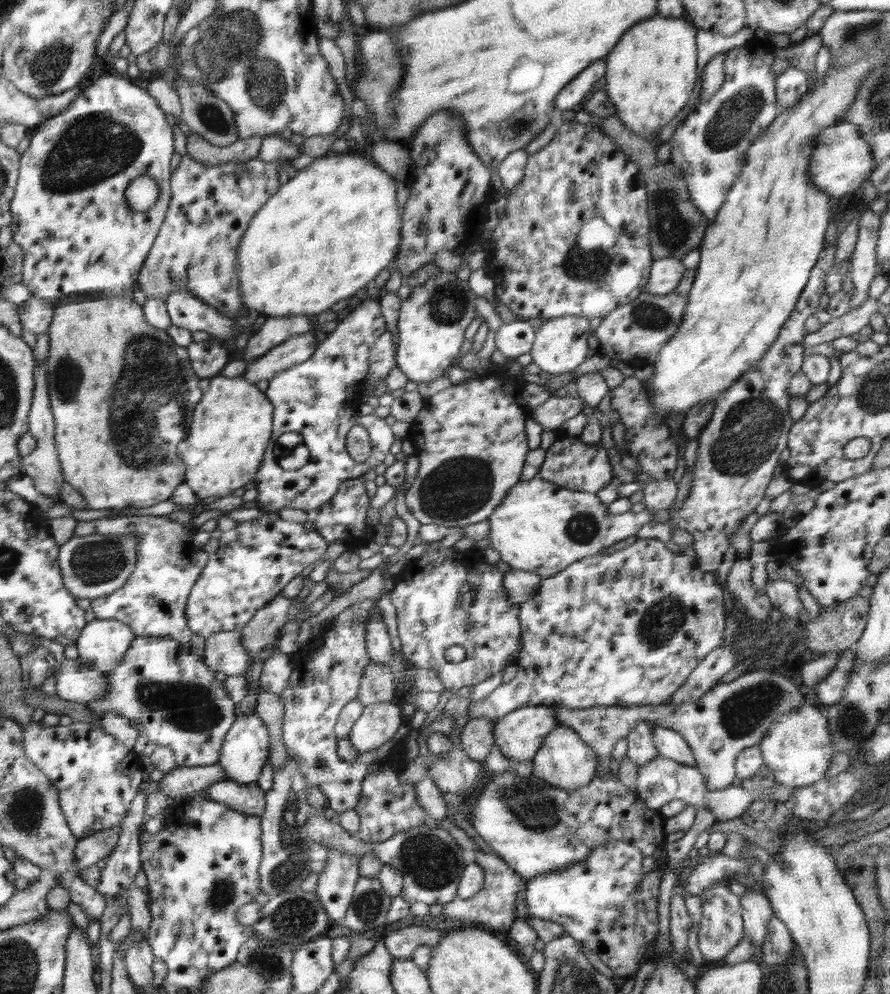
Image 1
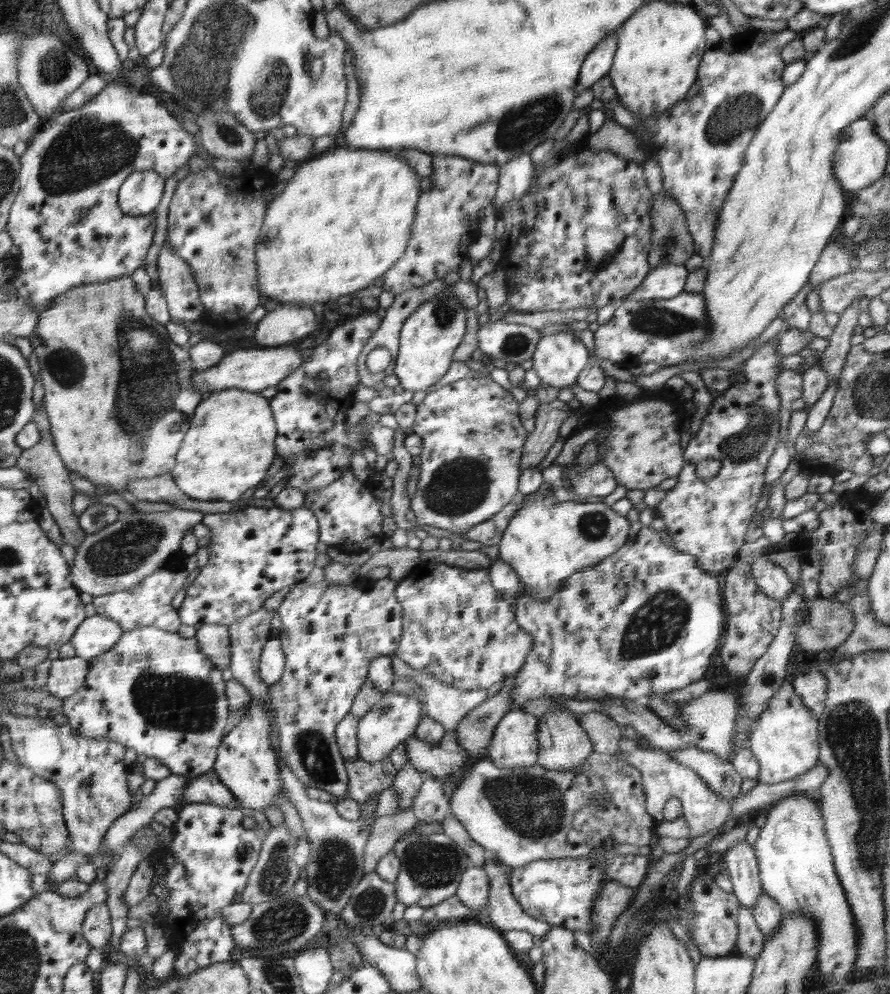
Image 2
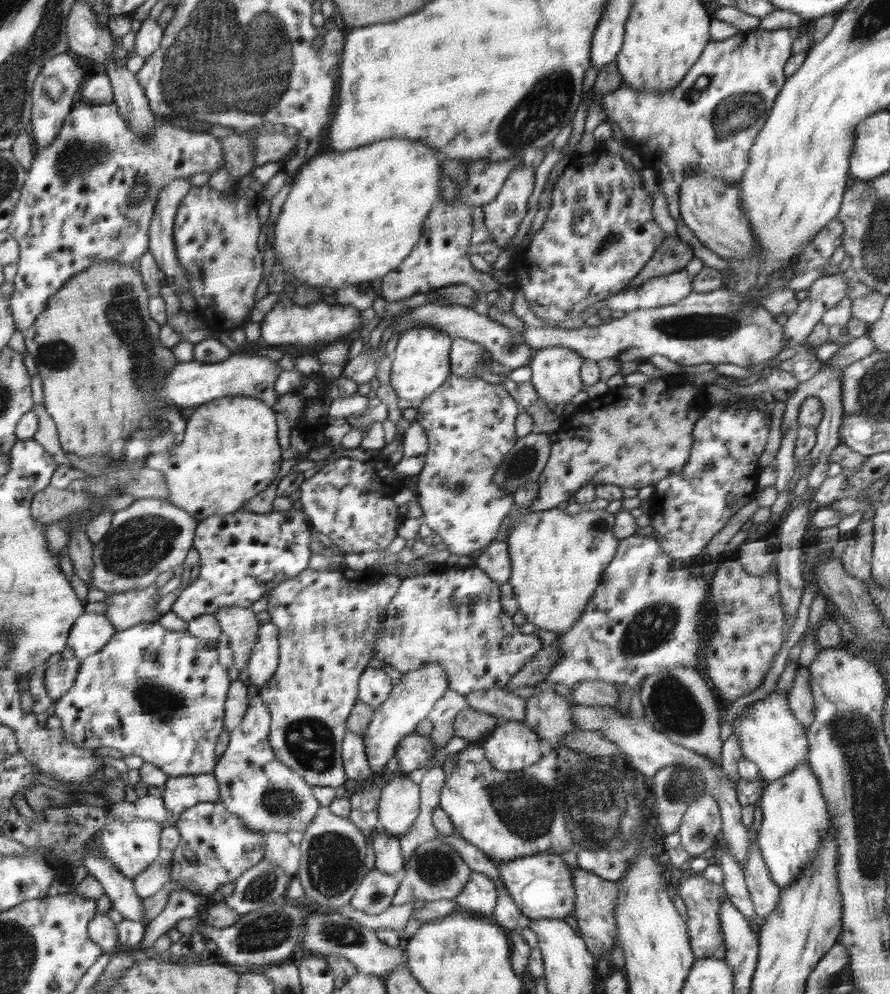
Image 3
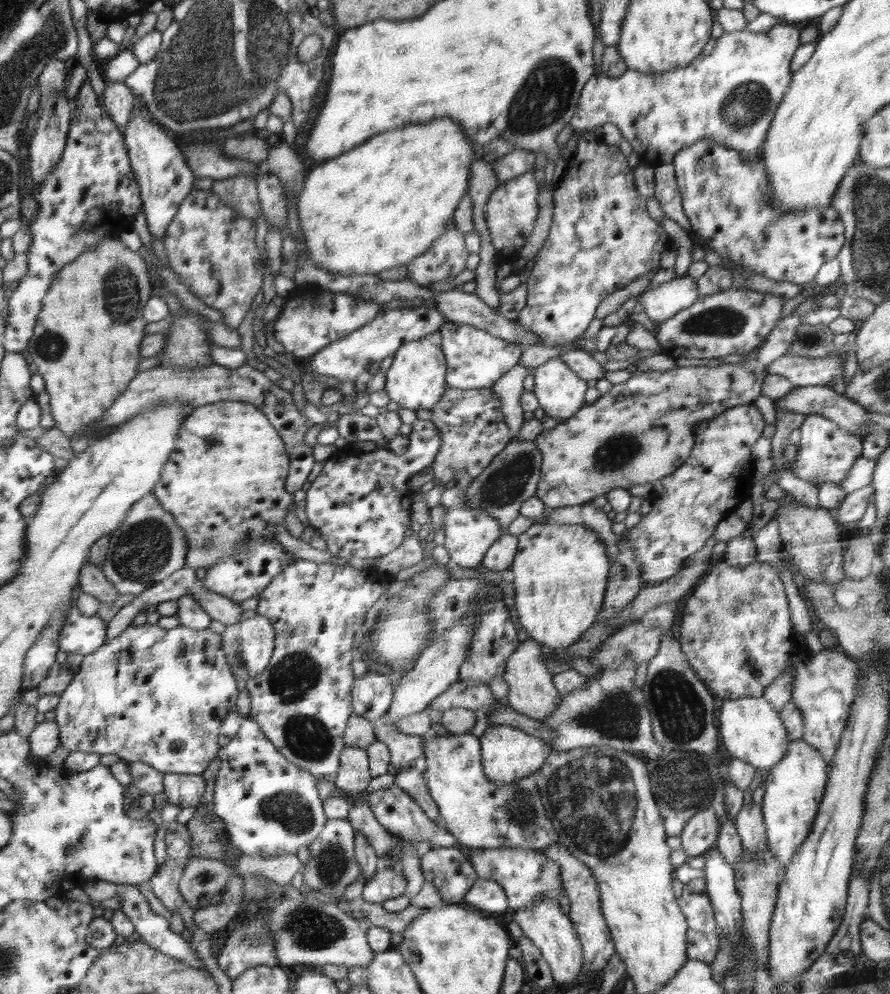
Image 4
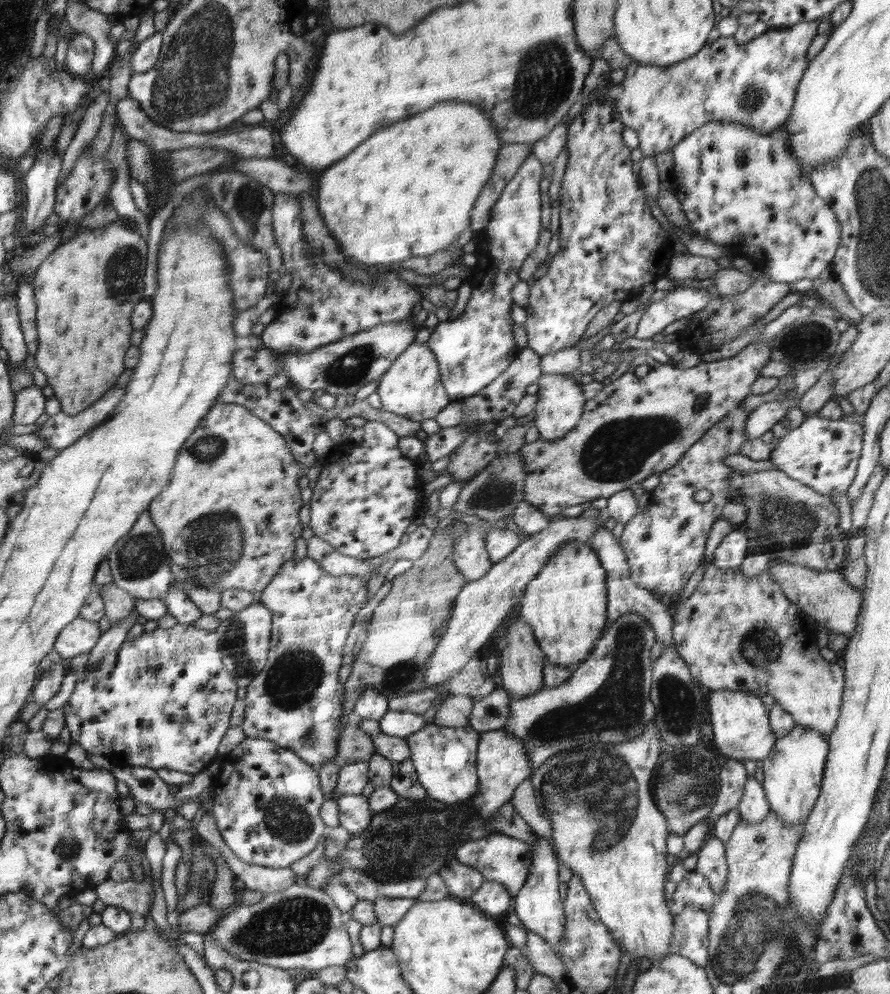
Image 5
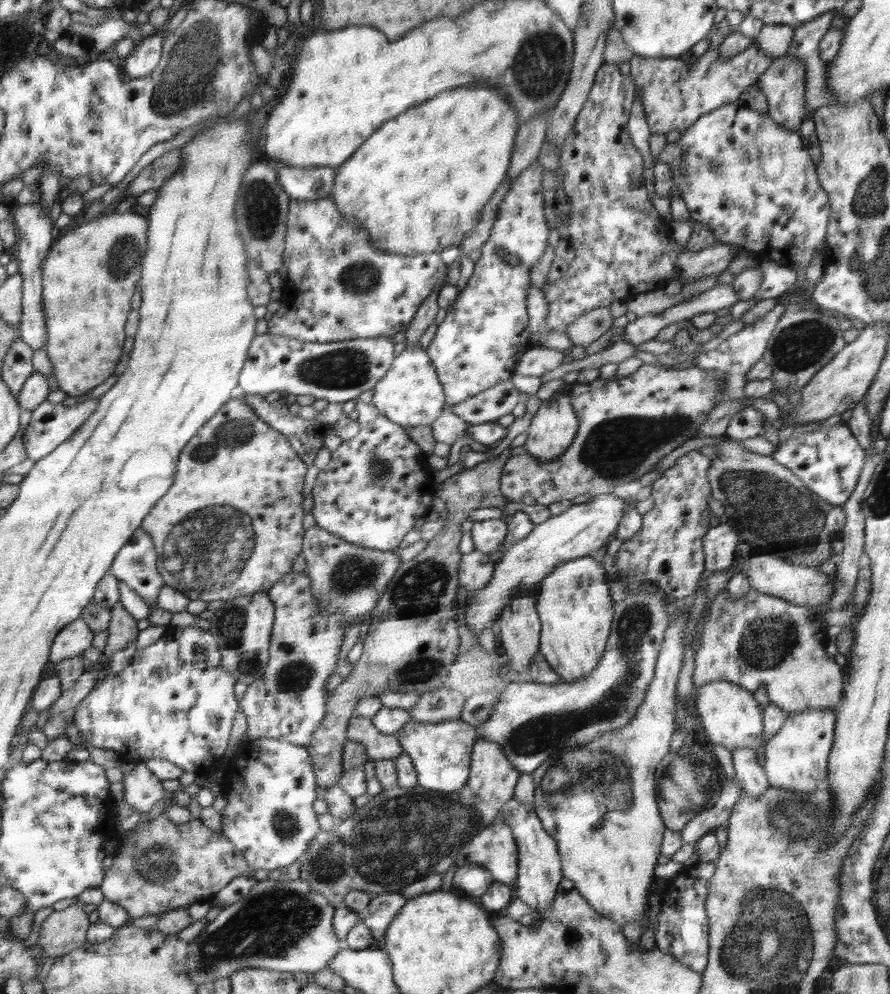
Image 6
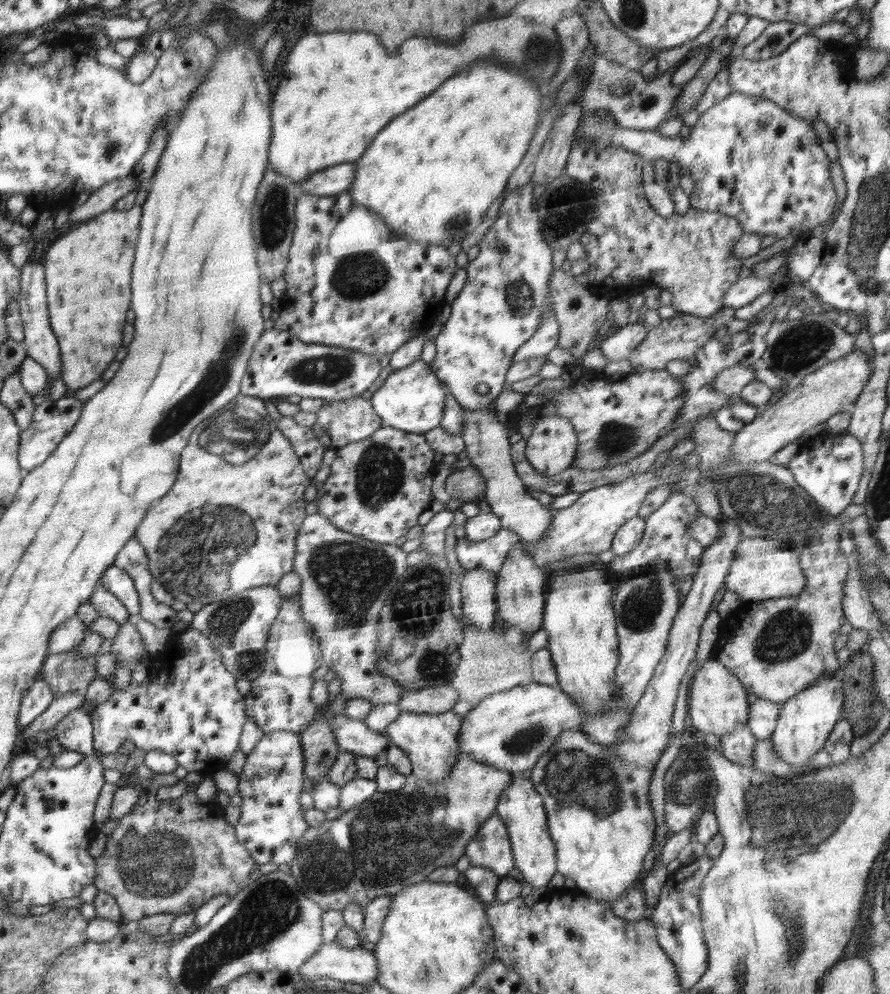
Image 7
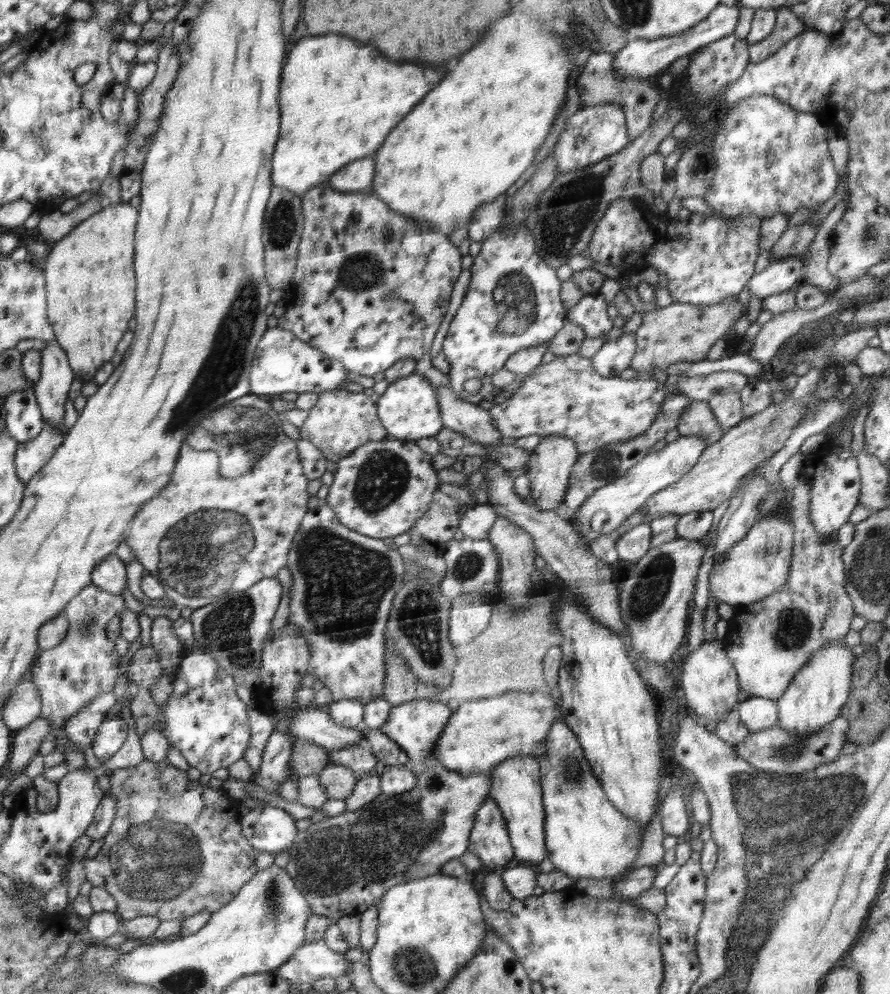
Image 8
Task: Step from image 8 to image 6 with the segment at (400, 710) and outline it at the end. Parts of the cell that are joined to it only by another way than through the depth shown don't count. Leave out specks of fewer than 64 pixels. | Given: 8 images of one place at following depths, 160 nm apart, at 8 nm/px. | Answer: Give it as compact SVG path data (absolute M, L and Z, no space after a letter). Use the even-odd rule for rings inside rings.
M460 719L440 723L412 721L398 732L398 738L403 752L413 762L418 787L422 787L426 791L456 793L468 783L473 749L478 741L478 730L470 723Z

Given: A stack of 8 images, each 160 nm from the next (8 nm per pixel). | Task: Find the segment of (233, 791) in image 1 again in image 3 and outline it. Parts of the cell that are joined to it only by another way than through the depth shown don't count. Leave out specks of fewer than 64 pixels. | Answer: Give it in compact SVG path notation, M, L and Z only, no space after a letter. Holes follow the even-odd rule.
M213 773L170 777L162 788L165 807L174 815L202 801L220 801L218 782Z

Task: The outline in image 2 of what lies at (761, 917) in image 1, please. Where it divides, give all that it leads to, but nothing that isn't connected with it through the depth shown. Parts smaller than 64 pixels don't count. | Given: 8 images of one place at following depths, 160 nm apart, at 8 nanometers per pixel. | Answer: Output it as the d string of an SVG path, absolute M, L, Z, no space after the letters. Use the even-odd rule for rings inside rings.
M746 840L739 842L723 854L723 860L728 867L734 896L741 906L753 911L763 888L759 879L759 864L755 849L749 846Z

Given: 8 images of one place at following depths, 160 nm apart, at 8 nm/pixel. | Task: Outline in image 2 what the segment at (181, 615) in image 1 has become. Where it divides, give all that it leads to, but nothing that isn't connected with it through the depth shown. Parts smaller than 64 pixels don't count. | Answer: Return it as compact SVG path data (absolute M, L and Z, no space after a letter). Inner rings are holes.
M183 551L172 553L168 566L156 569L154 573L143 578L138 585L116 593L93 597L92 604L97 614L115 619L124 632L140 626L156 625L162 630L178 633L182 619L178 618L179 612L172 608L172 598L184 588L184 582L188 580L188 572L184 570L186 558L188 556Z

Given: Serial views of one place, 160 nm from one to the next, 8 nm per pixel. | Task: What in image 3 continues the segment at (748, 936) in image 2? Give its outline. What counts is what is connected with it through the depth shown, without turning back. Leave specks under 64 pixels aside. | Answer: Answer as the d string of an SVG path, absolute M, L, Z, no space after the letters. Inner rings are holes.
M727 844L723 848L723 855L720 860L719 866L723 870L723 887L727 894L726 897L748 922L757 920L757 914L745 883L744 871L729 853Z

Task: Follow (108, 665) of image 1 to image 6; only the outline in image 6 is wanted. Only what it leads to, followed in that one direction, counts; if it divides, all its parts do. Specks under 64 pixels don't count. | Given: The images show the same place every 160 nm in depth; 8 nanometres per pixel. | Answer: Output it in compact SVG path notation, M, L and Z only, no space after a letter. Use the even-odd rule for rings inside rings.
M80 618L72 621L71 624L65 626L52 644L52 663L57 664L65 659L84 654L87 648L92 647L94 635L95 631L87 625L87 622Z

